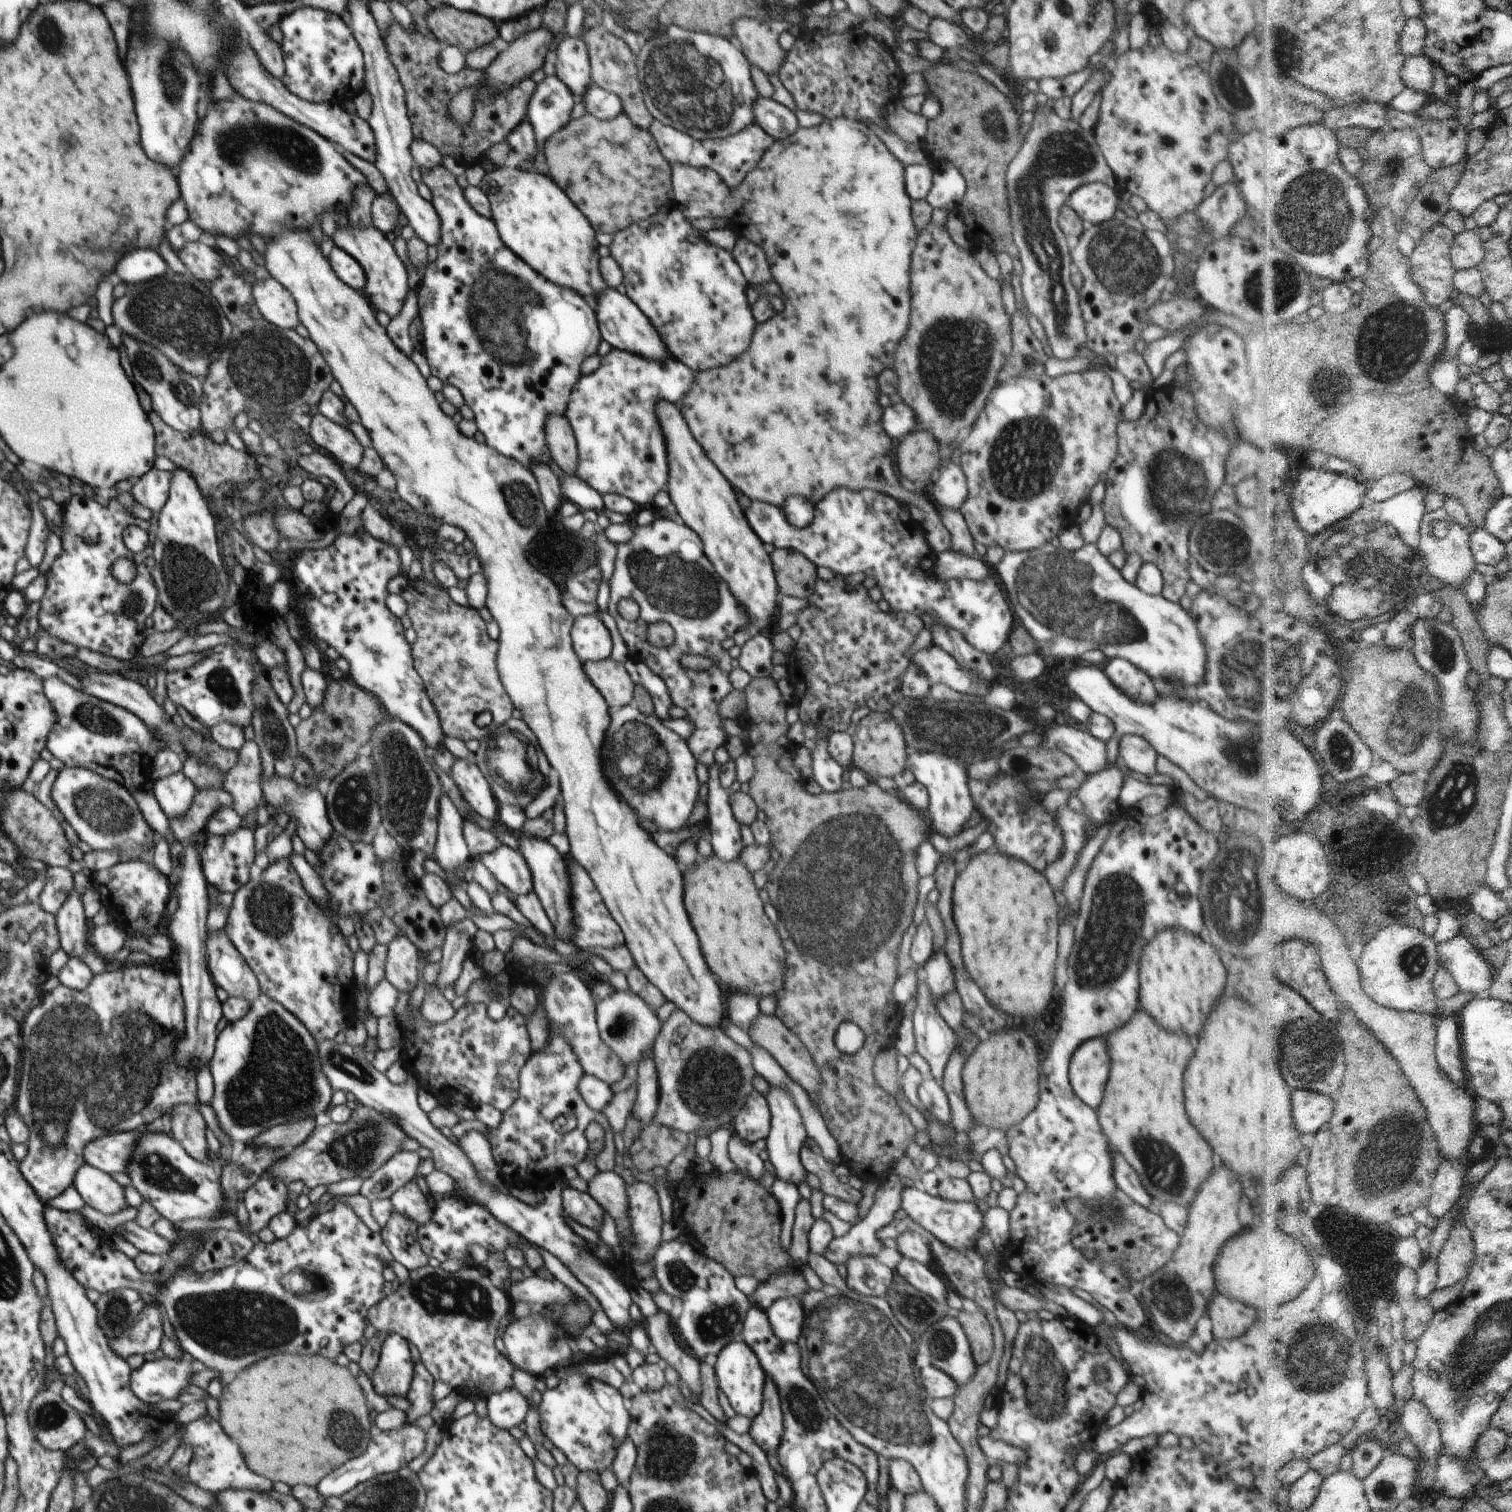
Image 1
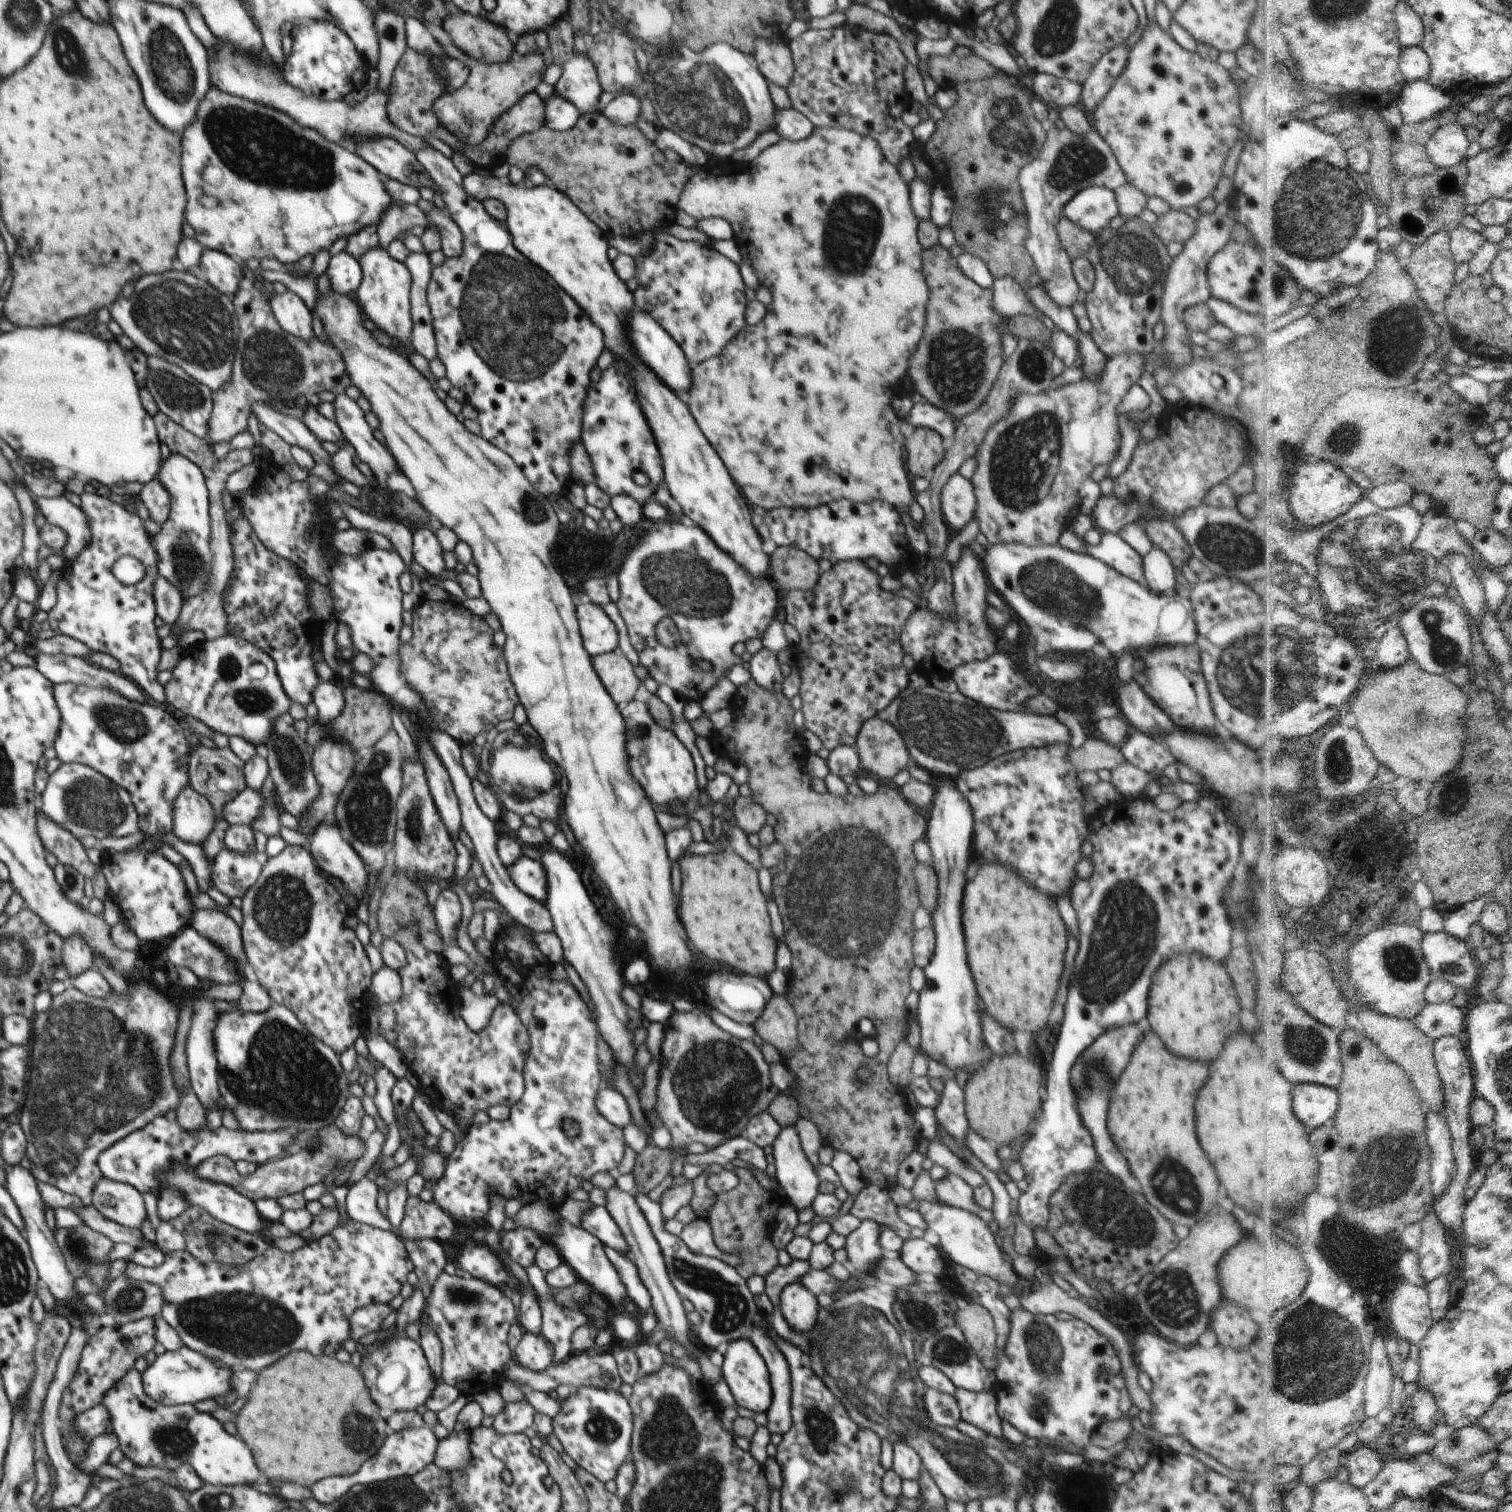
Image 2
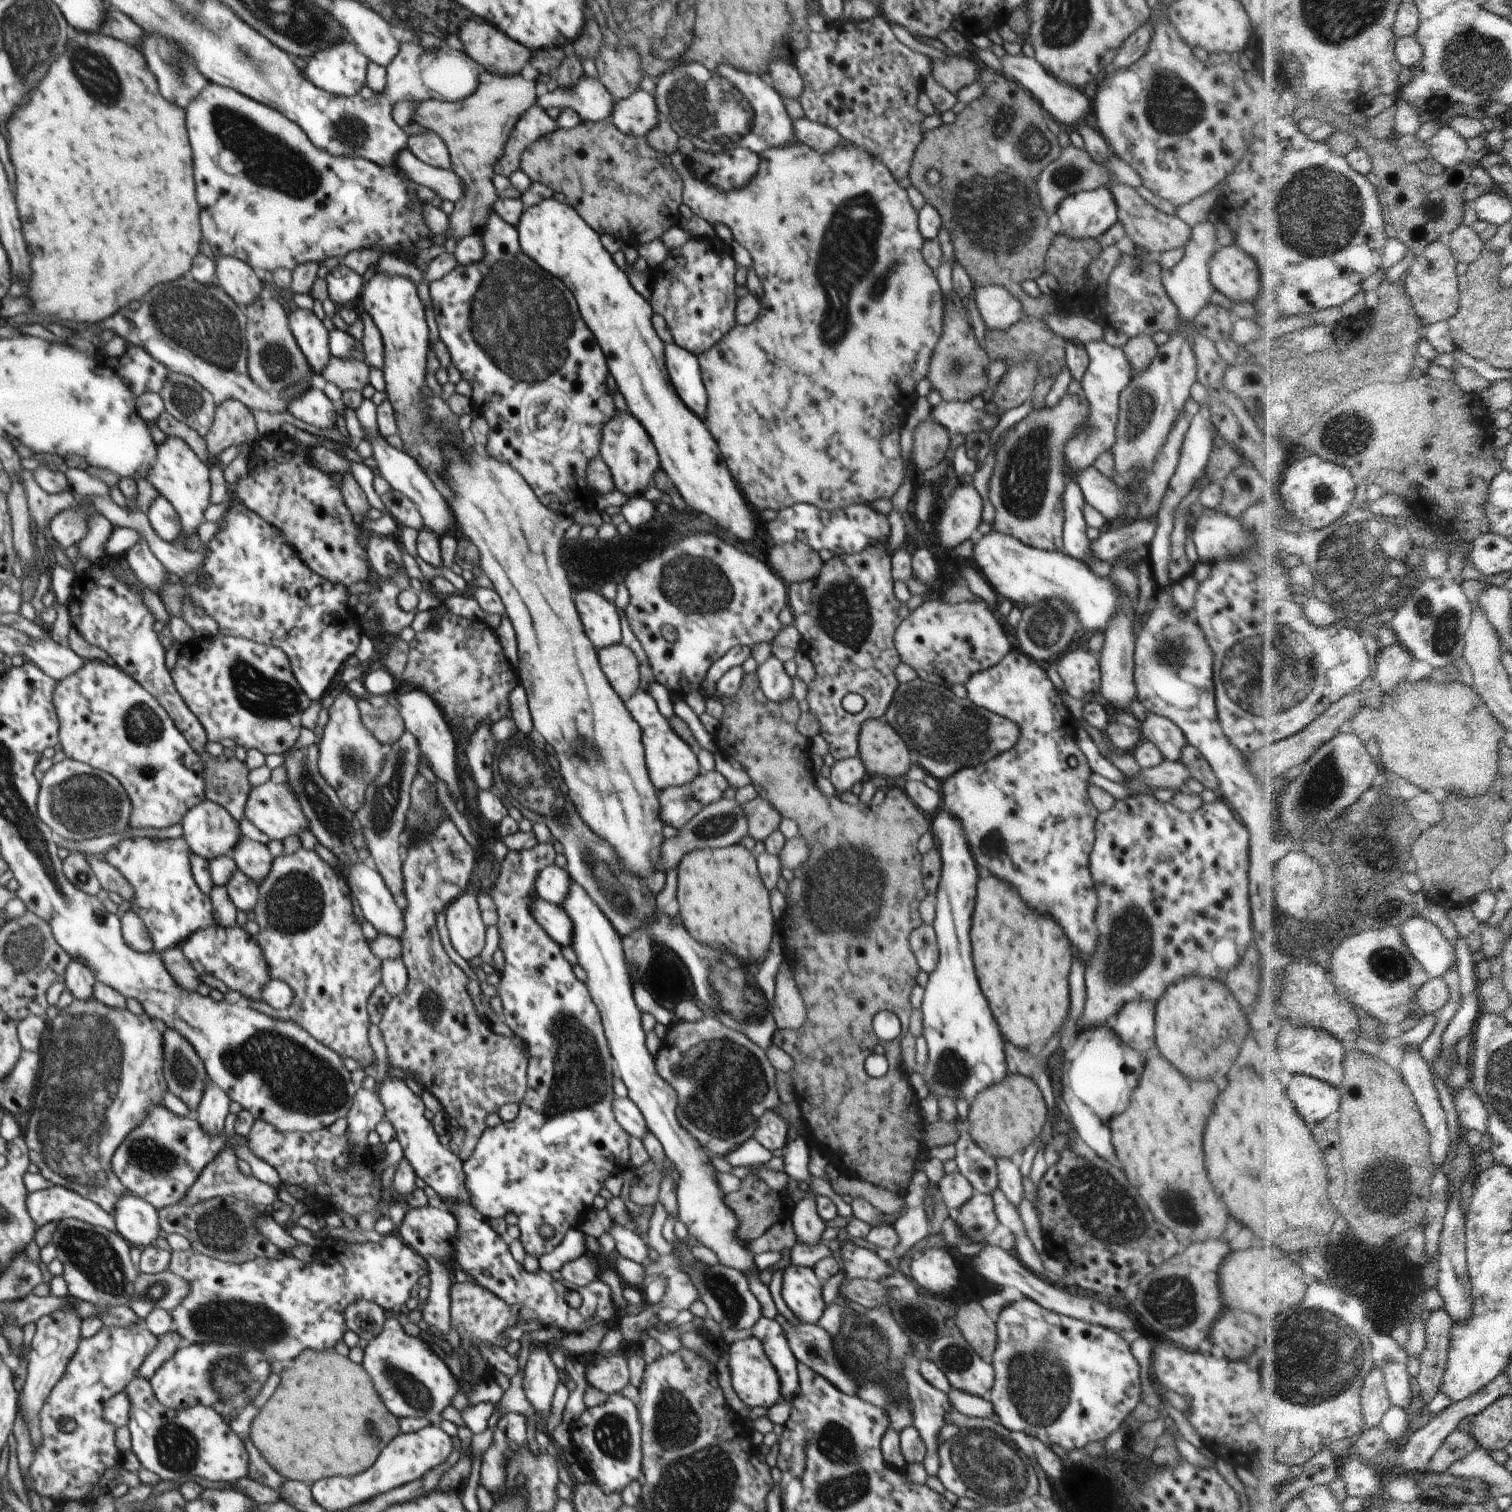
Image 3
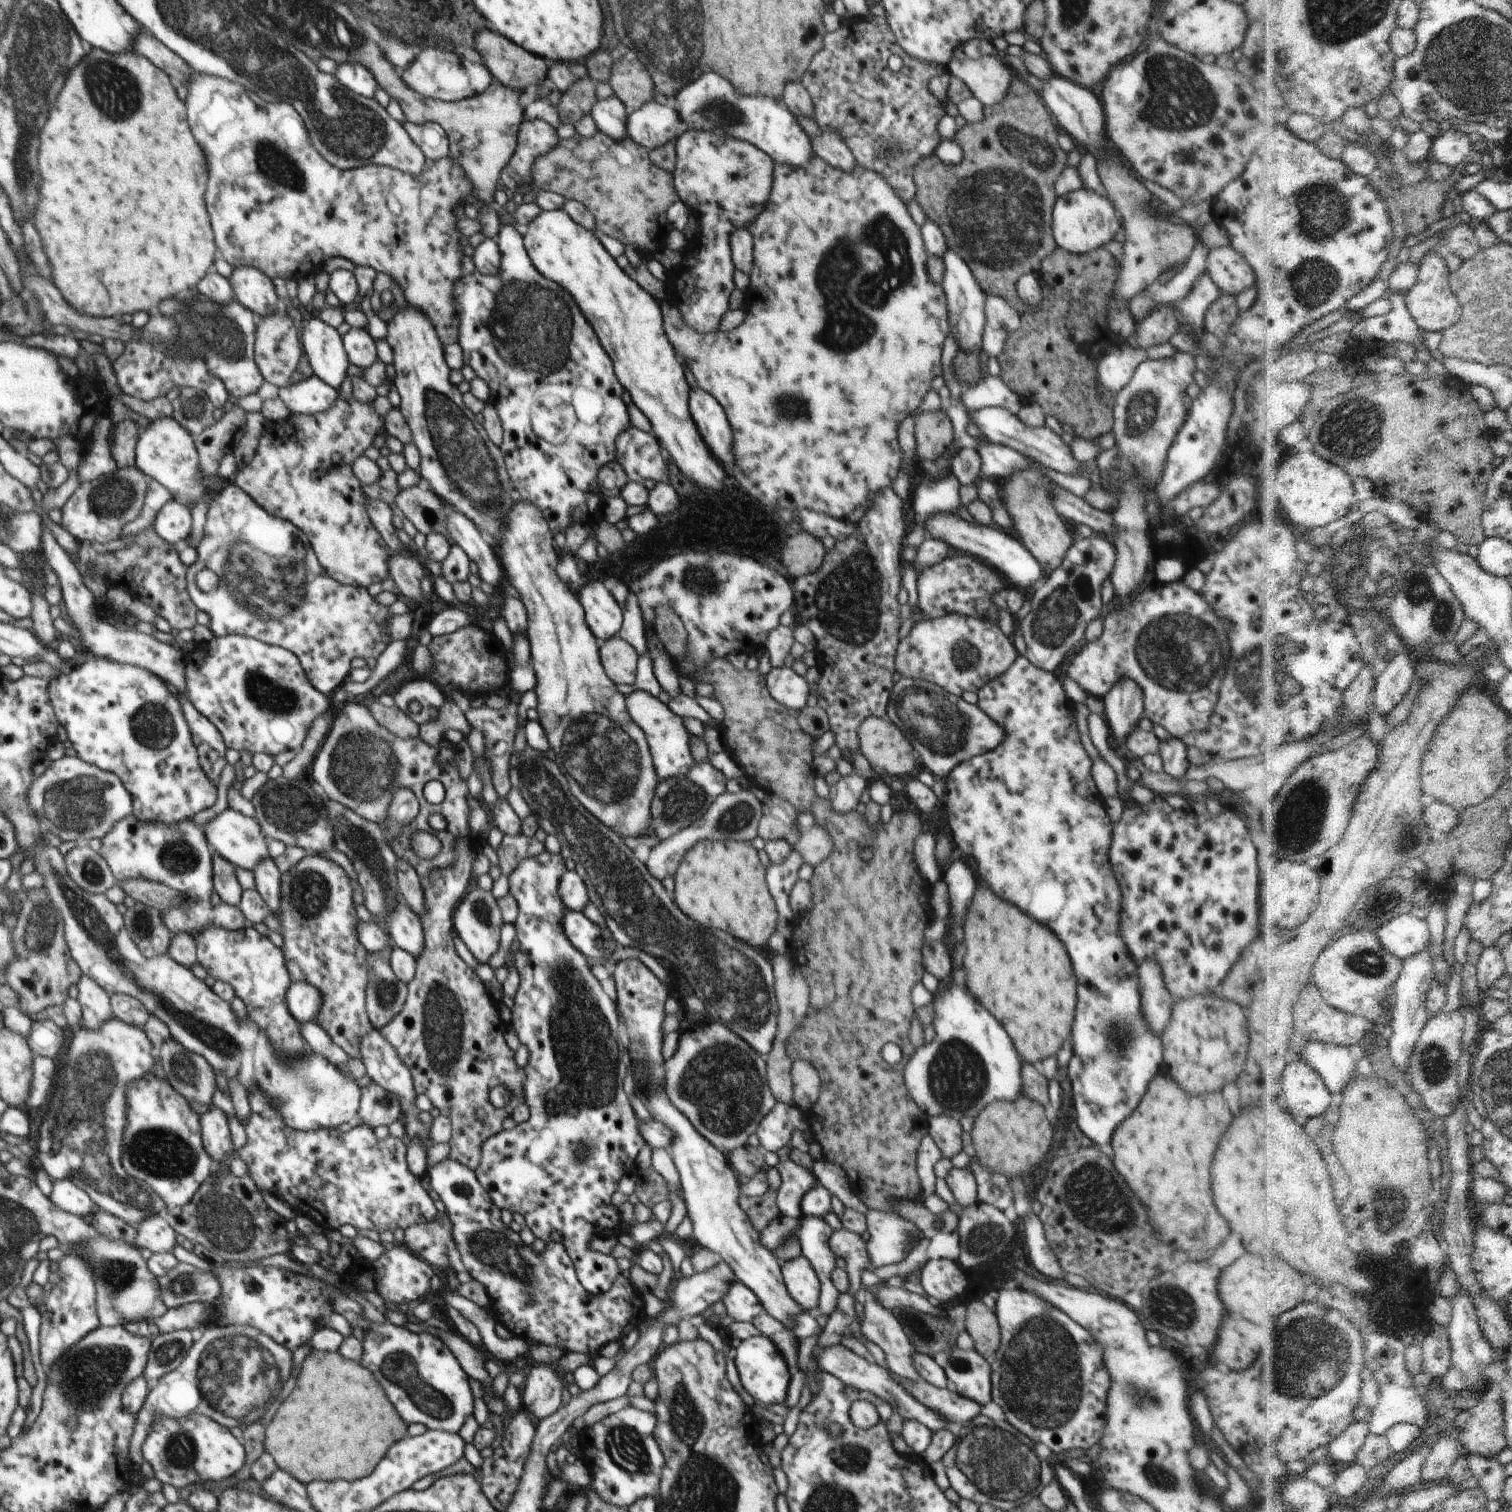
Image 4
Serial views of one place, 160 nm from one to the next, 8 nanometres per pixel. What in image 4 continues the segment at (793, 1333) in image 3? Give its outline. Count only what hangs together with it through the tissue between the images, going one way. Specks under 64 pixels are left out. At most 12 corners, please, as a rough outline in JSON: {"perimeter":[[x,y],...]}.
{"perimeter":[[852,1348],[822,1349],[822,1371],[849,1388],[873,1392],[903,1419],[920,1421],[933,1433],[948,1423],[920,1404],[892,1378]]}

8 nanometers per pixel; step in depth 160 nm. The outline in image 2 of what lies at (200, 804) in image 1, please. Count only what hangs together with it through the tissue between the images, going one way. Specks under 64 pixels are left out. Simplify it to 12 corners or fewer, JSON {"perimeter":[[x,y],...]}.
{"perimeter":[[246,787],[223,813],[231,825],[252,827],[264,804]]}

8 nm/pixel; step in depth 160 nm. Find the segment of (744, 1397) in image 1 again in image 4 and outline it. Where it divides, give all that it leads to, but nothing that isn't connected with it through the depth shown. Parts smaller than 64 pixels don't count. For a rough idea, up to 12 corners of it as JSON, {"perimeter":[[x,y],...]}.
{"perimeter":[[767,1336],[744,1339],[735,1365],[763,1406],[782,1404],[791,1381]]}

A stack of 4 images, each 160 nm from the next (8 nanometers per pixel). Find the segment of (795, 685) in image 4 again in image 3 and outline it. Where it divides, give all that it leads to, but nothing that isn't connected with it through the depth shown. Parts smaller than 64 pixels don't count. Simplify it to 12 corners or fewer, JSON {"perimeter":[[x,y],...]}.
{"perimeter":[[773,654],[756,675],[768,700],[793,698],[793,678]]}

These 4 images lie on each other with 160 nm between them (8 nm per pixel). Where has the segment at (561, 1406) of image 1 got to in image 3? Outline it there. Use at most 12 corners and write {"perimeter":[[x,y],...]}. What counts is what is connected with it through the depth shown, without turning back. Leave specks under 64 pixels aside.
{"perimeter":[[611,1393],[569,1428],[576,1461],[607,1495],[642,1480],[634,1402]]}

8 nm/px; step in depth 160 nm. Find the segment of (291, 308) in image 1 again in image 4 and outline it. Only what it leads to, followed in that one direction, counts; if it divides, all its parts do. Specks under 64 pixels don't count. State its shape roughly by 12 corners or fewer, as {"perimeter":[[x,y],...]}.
{"perimeter":[[308,312],[305,363],[338,390],[351,364],[343,336]]}

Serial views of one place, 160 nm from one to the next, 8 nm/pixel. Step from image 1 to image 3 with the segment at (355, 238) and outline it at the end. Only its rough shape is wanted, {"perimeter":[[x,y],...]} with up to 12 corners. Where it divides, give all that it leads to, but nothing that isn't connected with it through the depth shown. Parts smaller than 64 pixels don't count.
{"perimeter":[[375,274],[362,304],[380,331],[398,434],[426,472],[472,398],[426,383],[431,348],[409,278]]}

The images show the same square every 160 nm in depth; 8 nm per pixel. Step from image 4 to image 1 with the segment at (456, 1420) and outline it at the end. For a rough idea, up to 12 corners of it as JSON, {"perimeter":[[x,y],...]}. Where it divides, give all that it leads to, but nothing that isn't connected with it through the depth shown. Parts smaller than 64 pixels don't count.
{"perimeter":[[408,1341],[383,1342],[375,1391],[406,1397],[414,1376]]}

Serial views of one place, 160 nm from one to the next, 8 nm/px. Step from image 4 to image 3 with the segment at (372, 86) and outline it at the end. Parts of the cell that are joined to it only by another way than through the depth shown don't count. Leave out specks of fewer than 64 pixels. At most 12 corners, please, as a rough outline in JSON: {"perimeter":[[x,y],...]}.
{"perimeter":[[351,40],[307,59],[303,75],[338,96],[358,95],[367,56]]}

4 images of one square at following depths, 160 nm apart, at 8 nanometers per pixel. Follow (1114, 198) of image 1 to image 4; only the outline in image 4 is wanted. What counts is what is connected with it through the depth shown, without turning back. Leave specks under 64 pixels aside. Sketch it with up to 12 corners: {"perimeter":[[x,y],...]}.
{"perimeter":[[1084,188],[1058,196],[1051,231],[1073,255],[1114,240],[1110,200]]}

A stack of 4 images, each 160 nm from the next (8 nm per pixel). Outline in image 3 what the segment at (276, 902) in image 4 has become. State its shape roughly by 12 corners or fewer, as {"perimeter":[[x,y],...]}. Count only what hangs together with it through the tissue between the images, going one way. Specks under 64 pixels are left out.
{"perimeter":[[244,836],[227,855],[258,886],[274,860],[267,845]]}

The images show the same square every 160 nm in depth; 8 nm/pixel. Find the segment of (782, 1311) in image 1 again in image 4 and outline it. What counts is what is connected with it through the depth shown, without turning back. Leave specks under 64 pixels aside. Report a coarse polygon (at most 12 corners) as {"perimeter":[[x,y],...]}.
{"perimeter":[[802,1254],[778,1262],[789,1295],[816,1314],[821,1282]]}

